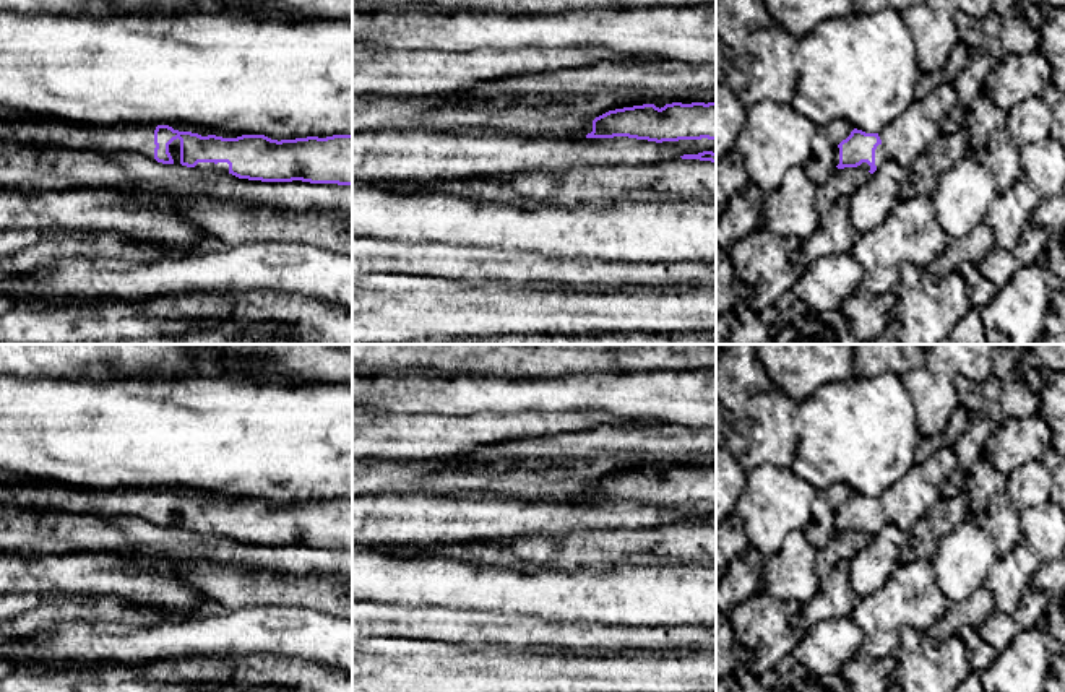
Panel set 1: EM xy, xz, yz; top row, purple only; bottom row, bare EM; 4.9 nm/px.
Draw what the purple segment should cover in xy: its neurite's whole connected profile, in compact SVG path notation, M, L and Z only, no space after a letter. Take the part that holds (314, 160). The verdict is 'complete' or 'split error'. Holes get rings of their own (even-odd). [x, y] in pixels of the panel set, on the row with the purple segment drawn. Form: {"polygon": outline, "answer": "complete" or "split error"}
{"polygon": "M0 110L0 140L104 154L138 153L162 164L229 172L248 180L352 185L352 135L281 141L265 135L222 138L179 132L169 125L97 128Z", "answer": "split error"}

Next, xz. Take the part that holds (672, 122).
{"polygon": "M672 102L661 109L654 104L643 104L615 109L596 117L593 122L586 120L578 135L581 138L628 136L656 143L701 138L716 140L716 102Z", "answer": "split error"}

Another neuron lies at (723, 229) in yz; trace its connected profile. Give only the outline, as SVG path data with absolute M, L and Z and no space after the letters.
M735 193L716 223L716 244L729 250L760 224L760 211L742 193Z

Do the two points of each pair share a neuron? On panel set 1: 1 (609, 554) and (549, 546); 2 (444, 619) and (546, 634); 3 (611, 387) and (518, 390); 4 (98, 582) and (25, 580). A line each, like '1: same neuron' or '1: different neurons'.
1: same neuron
2: same neuron
3: same neuron
4: same neuron

